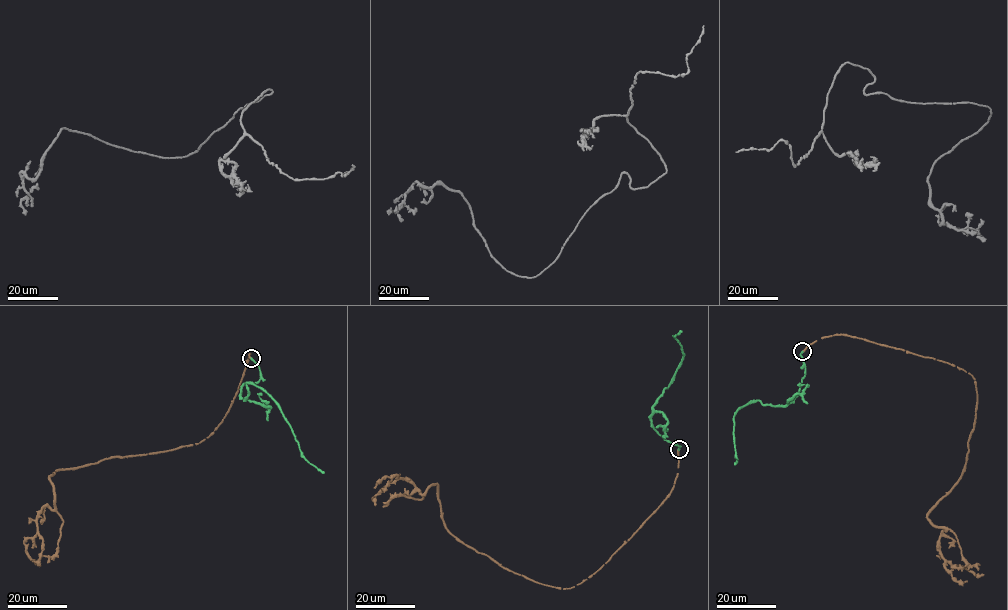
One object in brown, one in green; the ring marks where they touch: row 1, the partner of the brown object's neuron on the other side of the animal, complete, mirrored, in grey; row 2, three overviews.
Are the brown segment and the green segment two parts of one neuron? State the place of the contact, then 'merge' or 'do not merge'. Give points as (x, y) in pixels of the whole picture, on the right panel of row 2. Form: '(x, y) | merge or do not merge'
(802, 351) | merge

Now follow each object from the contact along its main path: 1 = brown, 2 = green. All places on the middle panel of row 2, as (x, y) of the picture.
1: (678, 449), (670, 494), (569, 588), (505, 569), (452, 534), (435, 483), (422, 494), (400, 477), (374, 505)
2: (678, 449), (680, 446), (658, 433), (650, 417), (657, 398), (673, 379), (683, 354), (673, 336), (681, 331)

